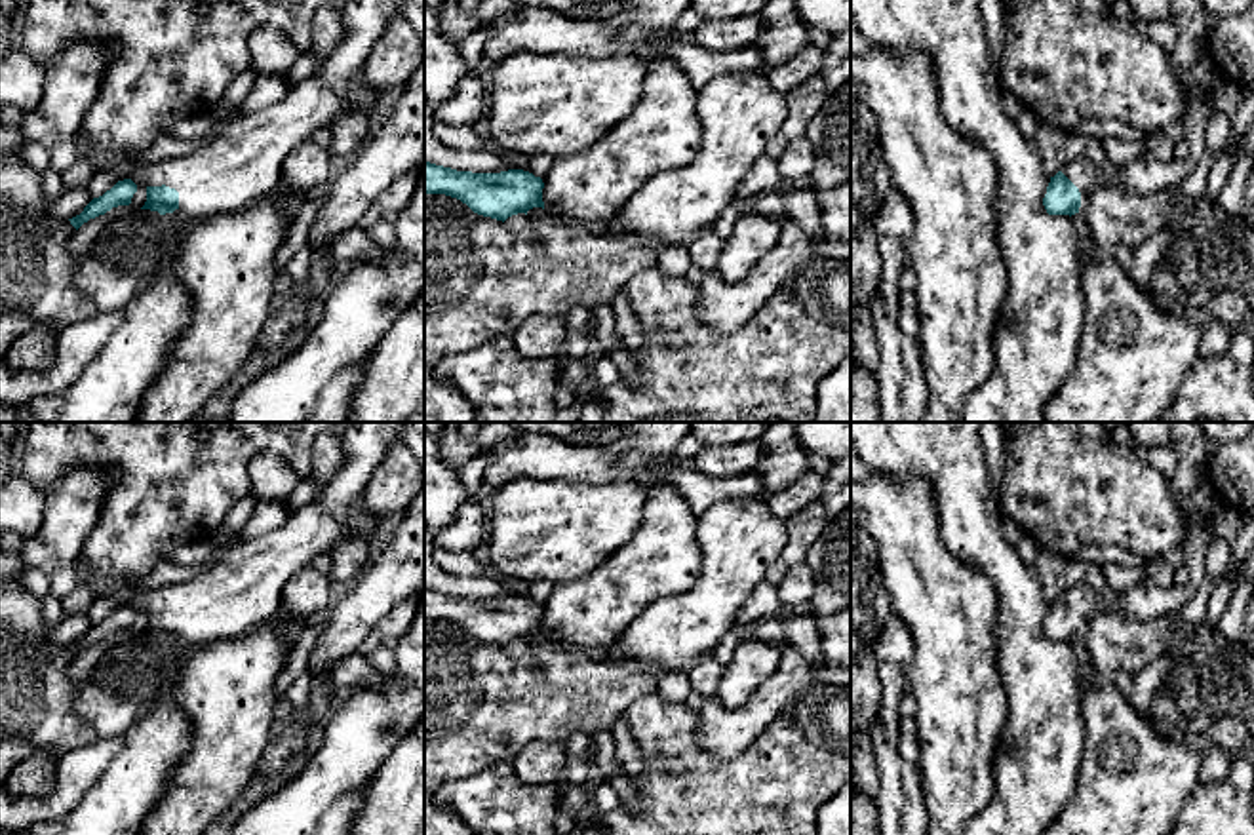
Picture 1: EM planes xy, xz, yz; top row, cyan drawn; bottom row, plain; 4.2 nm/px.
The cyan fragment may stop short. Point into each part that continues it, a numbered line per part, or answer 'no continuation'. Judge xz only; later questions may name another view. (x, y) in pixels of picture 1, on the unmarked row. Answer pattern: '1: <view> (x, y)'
no continuation

